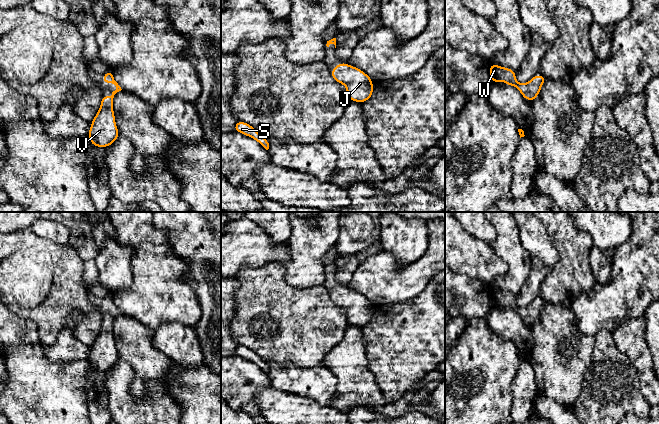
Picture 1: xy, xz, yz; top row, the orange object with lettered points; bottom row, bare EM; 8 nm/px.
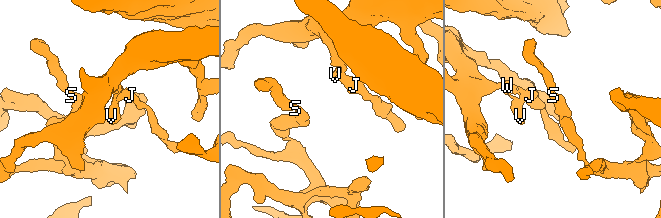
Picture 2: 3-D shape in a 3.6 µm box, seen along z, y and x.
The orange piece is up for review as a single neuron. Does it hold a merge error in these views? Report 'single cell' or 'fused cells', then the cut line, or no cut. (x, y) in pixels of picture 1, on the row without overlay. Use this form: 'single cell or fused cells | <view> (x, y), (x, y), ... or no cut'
single cell | no cut

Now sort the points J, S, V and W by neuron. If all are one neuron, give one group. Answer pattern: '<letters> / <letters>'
J S V W

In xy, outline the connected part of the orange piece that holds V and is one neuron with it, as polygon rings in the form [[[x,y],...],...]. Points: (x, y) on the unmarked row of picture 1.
[[[111,294],[104,298],[102,306],[105,308],[108,306],[114,308],[116,314],[112,316],[111,320],[102,320],[101,331],[91,347],[87,360],[92,369],[97,371],[110,370],[119,360],[113,337],[113,322],[122,313],[115,305]]]

